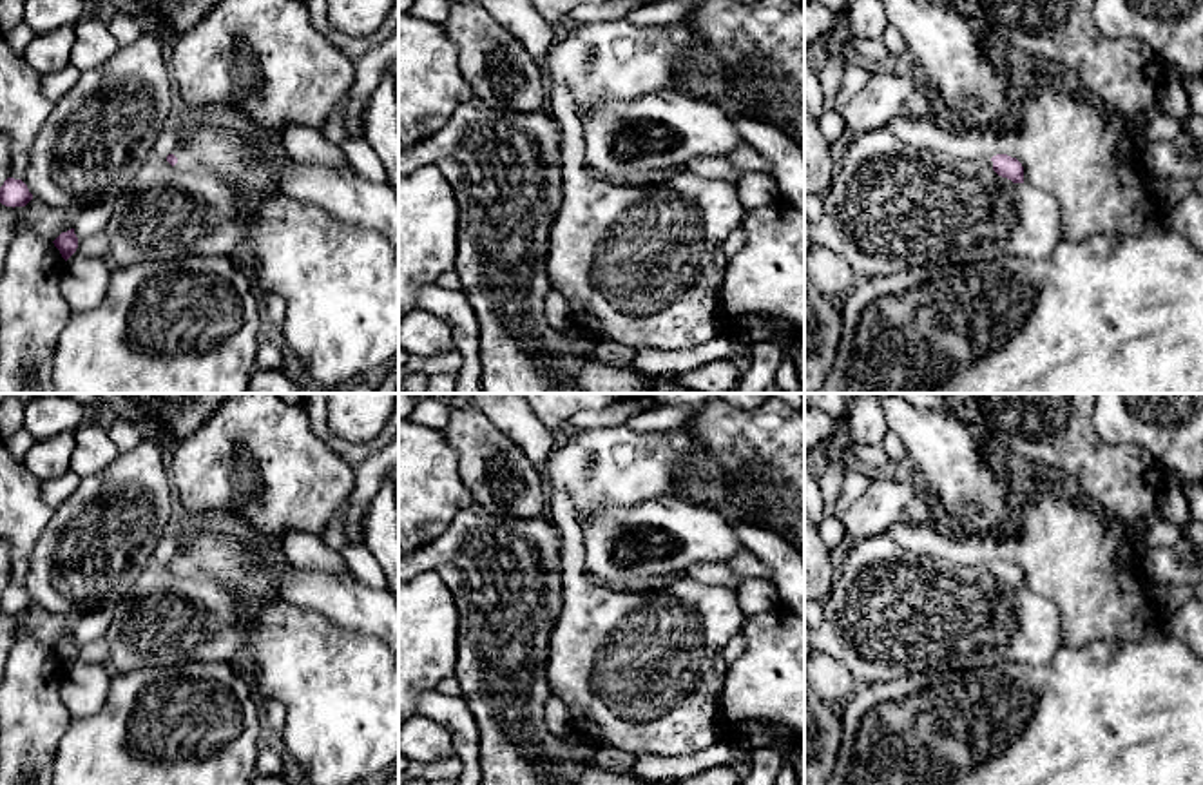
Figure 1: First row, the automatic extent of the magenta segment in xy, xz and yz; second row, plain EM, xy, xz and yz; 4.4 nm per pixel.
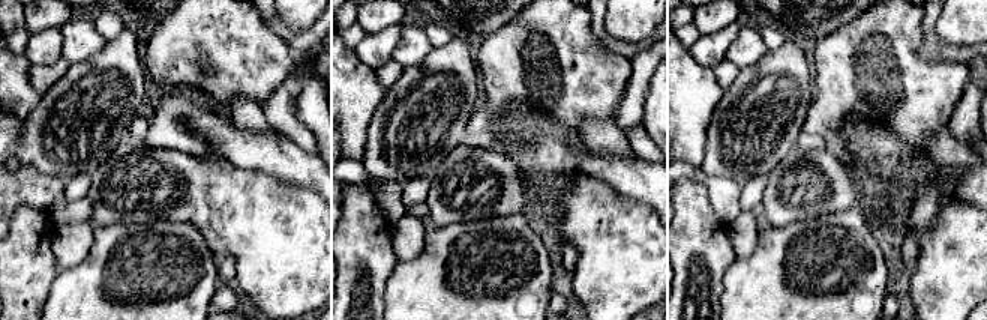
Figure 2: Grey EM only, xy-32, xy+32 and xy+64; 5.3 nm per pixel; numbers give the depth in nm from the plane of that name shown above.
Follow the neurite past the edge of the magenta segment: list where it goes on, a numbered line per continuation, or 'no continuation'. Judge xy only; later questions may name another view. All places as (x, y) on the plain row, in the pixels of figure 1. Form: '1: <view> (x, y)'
1: xy (211, 552)

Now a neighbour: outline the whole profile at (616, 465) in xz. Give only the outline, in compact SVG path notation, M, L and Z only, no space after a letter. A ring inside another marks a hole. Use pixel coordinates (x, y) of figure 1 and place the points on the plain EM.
M627 424L594 428L574 439L558 442L544 470L545 488L562 488L573 495L576 517L585 517L602 502L616 506L636 506L661 495L674 495L678 471L692 460L694 441L681 430L634 431Z

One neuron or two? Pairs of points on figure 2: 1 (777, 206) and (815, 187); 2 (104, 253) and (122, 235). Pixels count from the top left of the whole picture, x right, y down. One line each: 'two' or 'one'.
1: one
2: one

